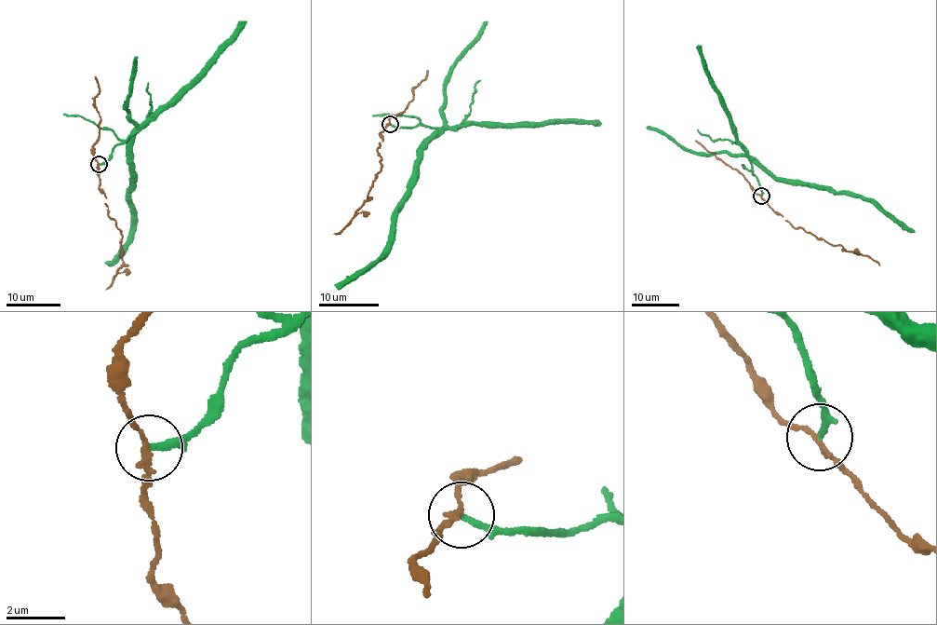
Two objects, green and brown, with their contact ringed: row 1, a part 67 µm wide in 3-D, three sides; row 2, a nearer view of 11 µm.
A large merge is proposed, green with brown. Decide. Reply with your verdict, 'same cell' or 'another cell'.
another cell

